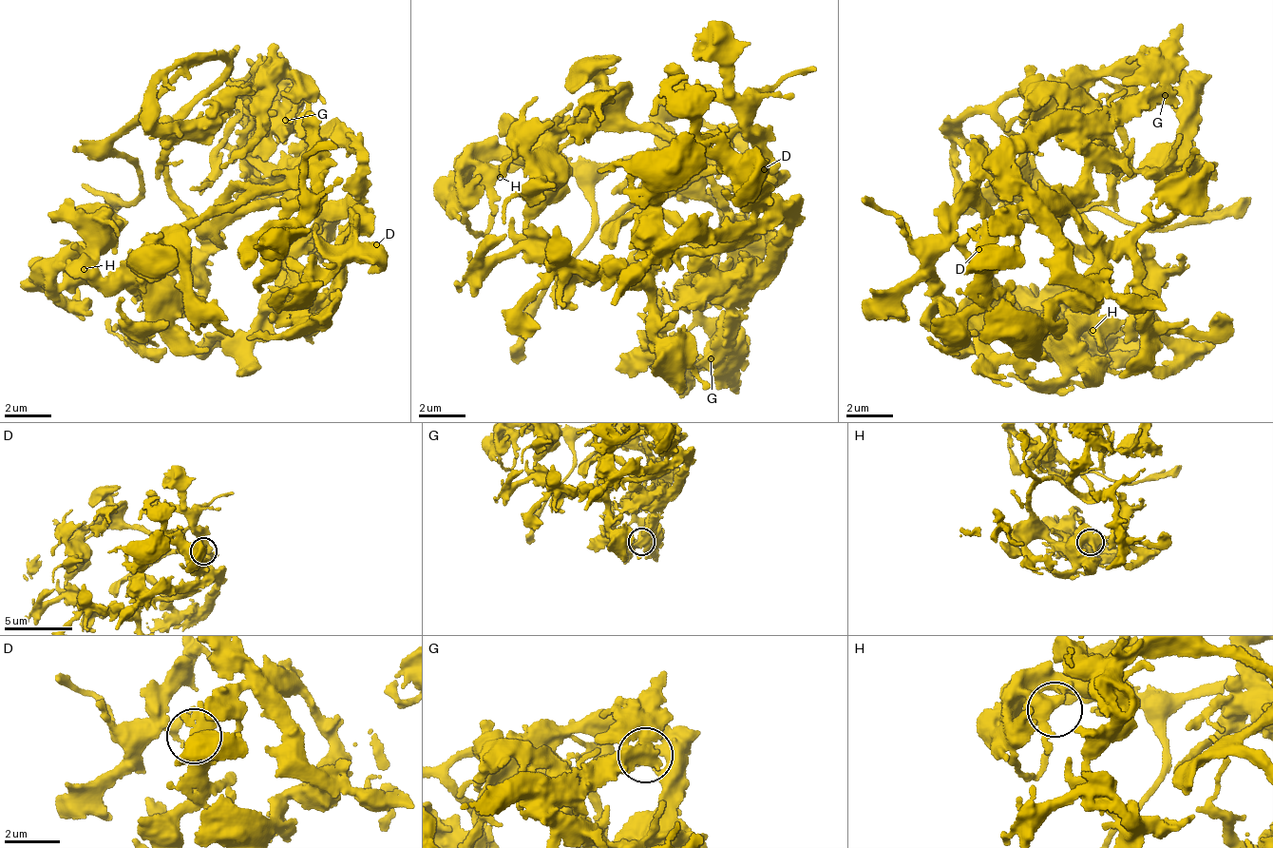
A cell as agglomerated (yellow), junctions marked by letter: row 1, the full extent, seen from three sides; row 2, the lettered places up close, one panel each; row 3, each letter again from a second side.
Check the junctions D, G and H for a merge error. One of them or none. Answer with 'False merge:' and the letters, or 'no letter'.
False merge: G

